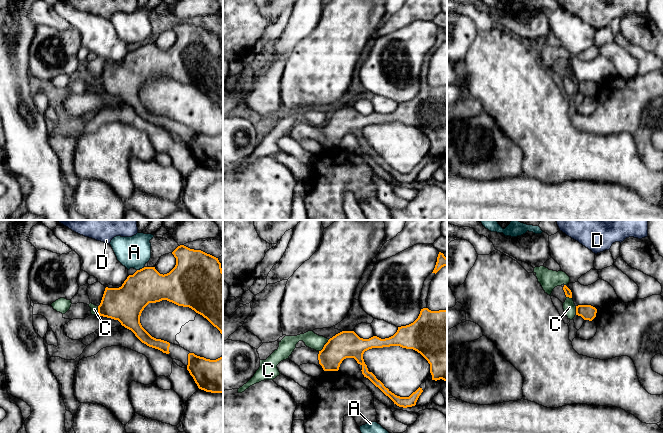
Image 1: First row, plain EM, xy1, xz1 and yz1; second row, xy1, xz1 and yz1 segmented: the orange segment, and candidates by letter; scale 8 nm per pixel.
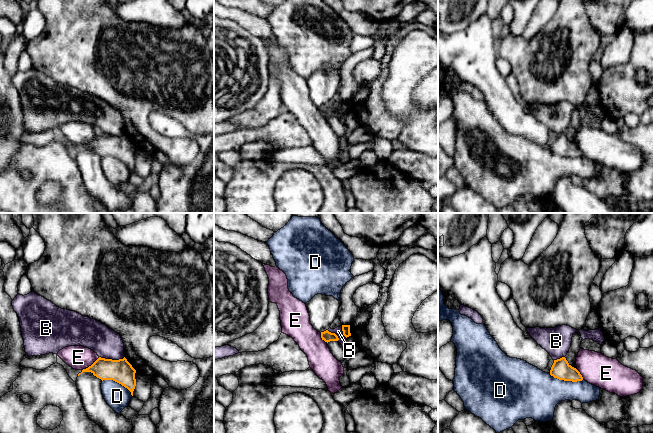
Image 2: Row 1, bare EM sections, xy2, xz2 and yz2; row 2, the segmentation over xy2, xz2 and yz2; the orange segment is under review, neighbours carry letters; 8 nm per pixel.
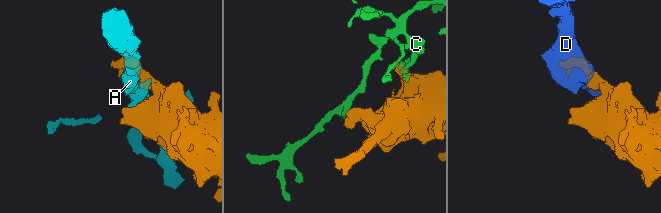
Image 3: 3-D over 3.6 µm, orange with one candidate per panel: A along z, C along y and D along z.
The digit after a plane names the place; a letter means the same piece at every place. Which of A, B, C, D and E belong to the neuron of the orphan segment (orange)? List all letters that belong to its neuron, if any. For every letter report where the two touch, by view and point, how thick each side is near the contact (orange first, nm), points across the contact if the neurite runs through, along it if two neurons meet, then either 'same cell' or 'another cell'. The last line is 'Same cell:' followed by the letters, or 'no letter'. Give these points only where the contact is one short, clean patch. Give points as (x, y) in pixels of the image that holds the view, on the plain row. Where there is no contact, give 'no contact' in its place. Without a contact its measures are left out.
A: xy1 (142, 44) | 280/260 nm | another cell
B: xy2 (111, 135) | 190/240 nm | along xy2 (99, 132), (105, 135), (122, 135), (124, 133) | another cell
C: xz1 (324, 121) | 220/120 nm | along xz1 (329, 115), (319, 127) | another cell
D: yz2 (566, 156) | 150/340 nm | another cell
E: xy2 (91, 141) | 190/190 nm | along xy2 (99, 133), (82, 146) | another cell
Same cell: no letter

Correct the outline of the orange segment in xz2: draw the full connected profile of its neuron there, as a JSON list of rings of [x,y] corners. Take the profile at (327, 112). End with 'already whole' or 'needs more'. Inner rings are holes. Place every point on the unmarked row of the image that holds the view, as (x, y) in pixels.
[[[328,106],[321,108],[321,114],[322,116],[324,116],[325,118],[330,118],[330,117],[338,117],[339,114],[335,109],[331,109]]]; already whole

